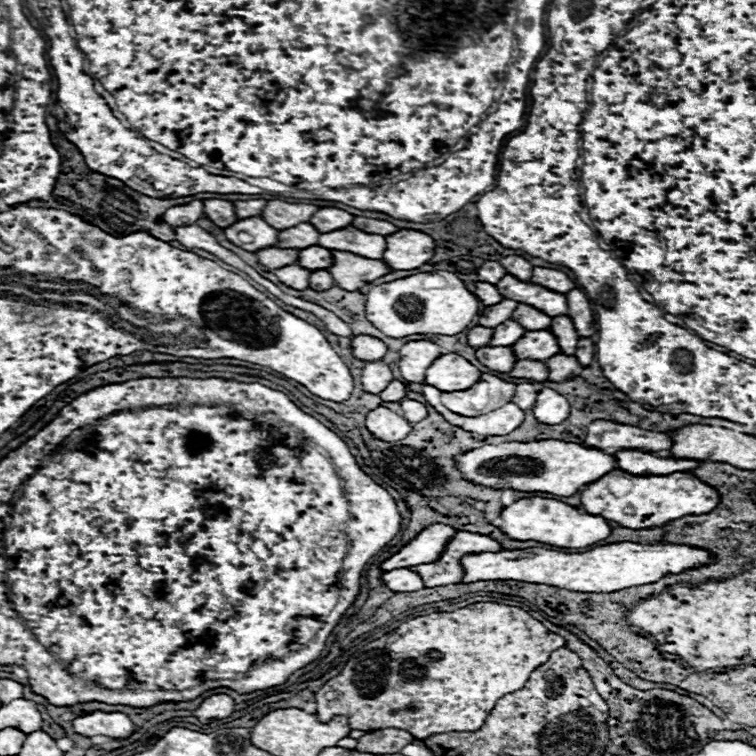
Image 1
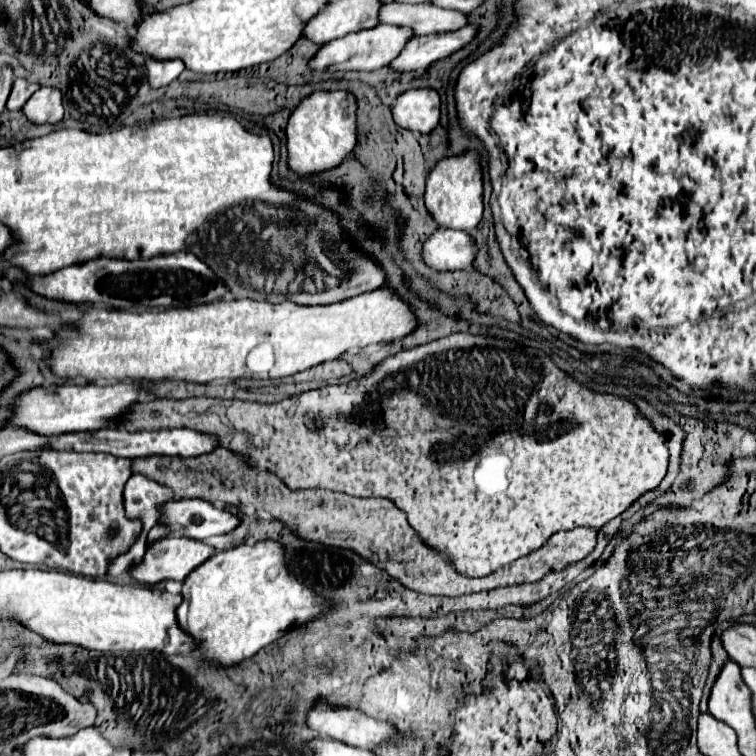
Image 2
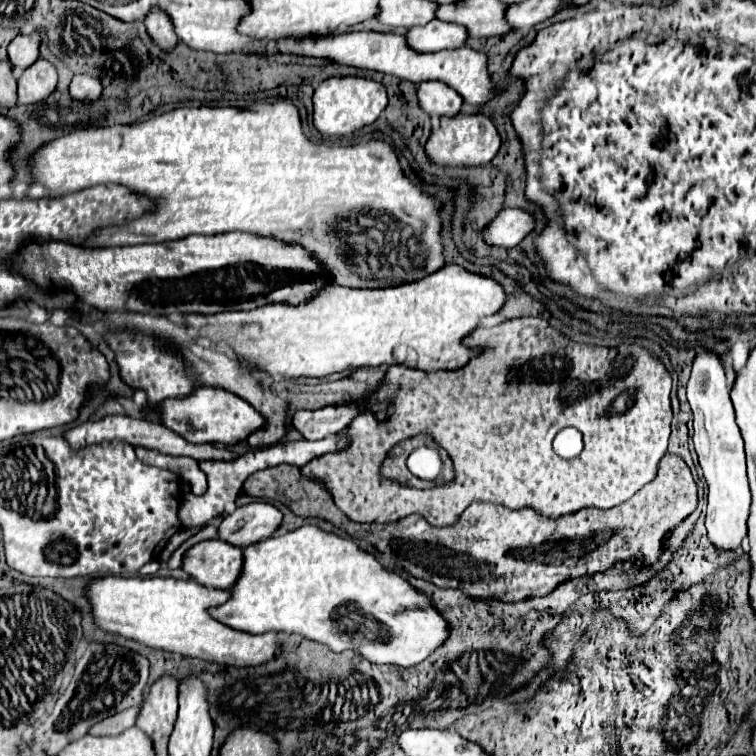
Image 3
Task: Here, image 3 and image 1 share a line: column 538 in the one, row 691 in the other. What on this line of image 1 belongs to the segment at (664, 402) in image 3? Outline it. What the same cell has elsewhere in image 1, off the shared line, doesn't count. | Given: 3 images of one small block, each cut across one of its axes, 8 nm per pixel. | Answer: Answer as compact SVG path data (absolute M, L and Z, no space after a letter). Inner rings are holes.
M476 602L454 612L436 612L404 622L400 628L388 632L380 640L374 640L358 648L352 658L346 662L344 670L328 680L316 692L316 718L328 722L334 716L346 716L352 730L382 730L382 728L400 728L410 732L414 738L424 740L432 734L442 732L466 732L478 730L494 704L510 694L520 690L530 672L544 664L550 652L566 646L566 640L550 632L542 622L534 620L522 608L494 604L494 602ZM408 704L416 704L416 712L406 712ZM398 710L398 714L390 714Z

